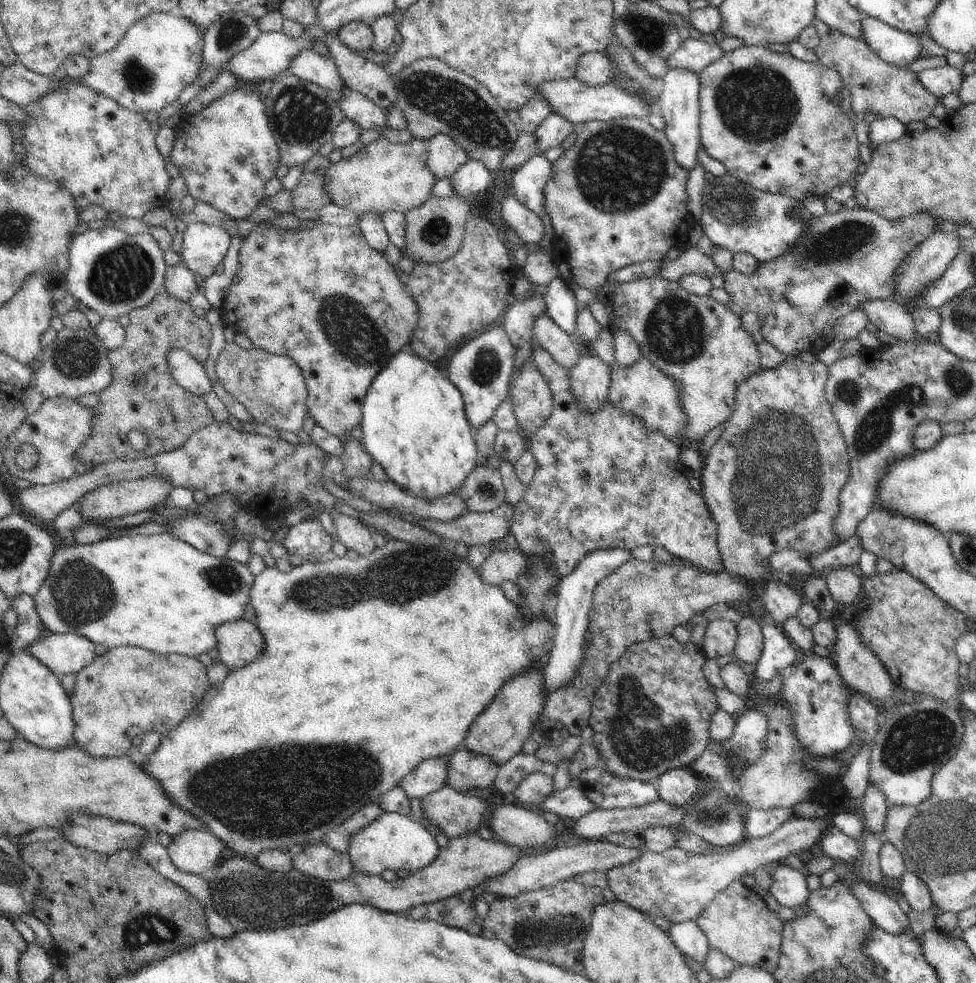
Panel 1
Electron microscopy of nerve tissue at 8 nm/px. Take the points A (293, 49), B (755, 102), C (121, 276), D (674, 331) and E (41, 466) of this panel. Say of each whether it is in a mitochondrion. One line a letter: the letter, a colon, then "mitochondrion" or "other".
A: other
B: mitochondrion
C: mitochondrion
D: mitochondrion
E: other

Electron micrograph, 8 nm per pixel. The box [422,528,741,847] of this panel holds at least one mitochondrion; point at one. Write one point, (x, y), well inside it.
(642, 738)

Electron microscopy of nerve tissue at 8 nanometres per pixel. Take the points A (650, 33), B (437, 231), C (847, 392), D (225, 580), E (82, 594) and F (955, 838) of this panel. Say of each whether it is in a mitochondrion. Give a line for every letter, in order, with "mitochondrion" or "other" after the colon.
A: mitochondrion
B: mitochondrion
C: mitochondrion
D: mitochondrion
E: mitochondrion
F: mitochondrion

